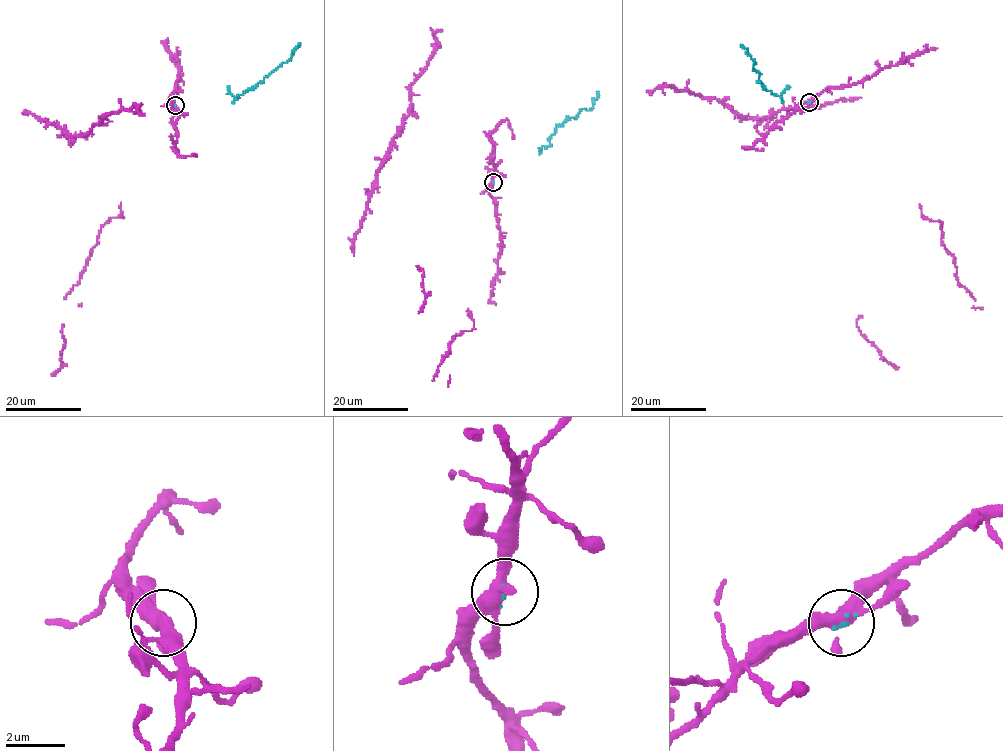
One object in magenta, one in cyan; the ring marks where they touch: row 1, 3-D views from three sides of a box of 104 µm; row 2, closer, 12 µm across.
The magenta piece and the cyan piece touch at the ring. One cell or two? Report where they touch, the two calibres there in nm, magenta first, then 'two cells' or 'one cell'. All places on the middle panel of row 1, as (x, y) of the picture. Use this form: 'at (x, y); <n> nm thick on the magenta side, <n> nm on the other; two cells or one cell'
at (493, 182); 360 nm thick on the magenta side, 80 nm on the other; one cell

